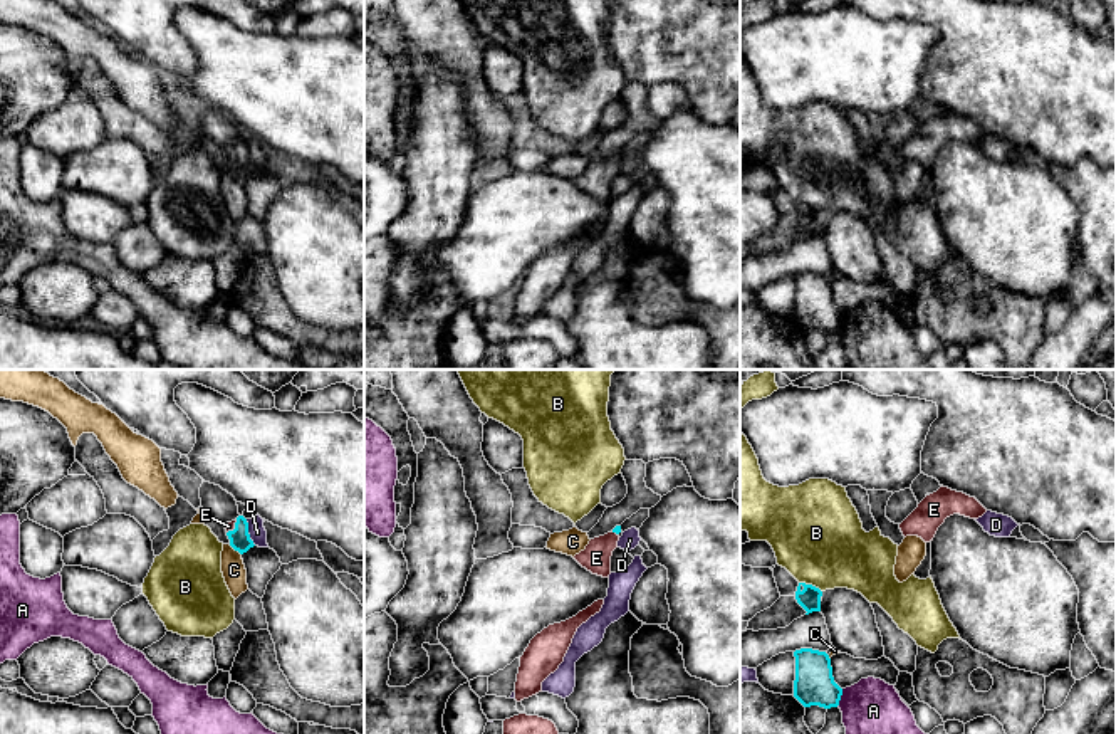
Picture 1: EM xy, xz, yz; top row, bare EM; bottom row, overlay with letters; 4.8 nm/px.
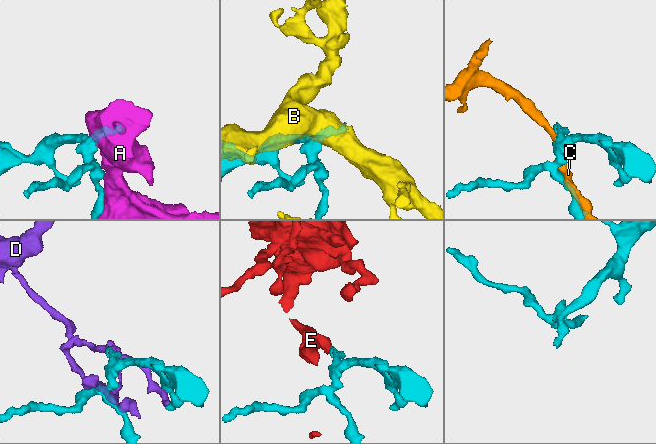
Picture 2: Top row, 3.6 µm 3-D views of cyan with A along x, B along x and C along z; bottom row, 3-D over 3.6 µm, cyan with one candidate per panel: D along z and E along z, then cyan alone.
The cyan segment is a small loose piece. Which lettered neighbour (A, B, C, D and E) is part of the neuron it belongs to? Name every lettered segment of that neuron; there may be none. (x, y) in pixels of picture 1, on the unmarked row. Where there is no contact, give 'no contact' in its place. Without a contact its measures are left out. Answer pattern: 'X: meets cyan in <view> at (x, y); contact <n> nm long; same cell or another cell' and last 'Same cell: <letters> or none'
A: meets cyan in yz at (839, 321); contact 90 nm long; another cell
B: meets cyan in yz at (811, 209); contact 120 nm long; another cell
C: meets cyan in xy at (235, 173); contact 80 nm long; another cell
D: meets cyan in xy at (247, 157); contact 140 nm long; another cell
E: meets cyan in xy at (235, 152); contact 90 nm long; same cell
Same cell: E

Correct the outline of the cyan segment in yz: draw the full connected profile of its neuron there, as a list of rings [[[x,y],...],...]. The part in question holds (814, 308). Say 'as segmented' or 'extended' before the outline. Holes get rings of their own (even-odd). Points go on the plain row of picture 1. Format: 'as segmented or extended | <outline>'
as segmented | [[[800,272],[794,275],[794,280],[794,321],[804,331],[837,331],[842,312],[834,306],[829,279],[812,272]]]

